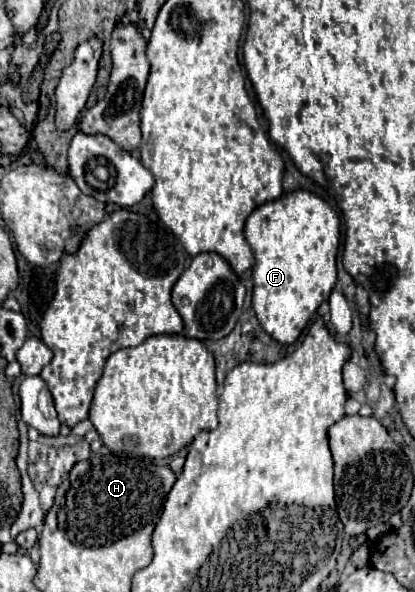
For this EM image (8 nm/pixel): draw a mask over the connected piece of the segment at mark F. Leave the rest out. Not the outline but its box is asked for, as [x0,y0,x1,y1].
[244,190,340,344]

